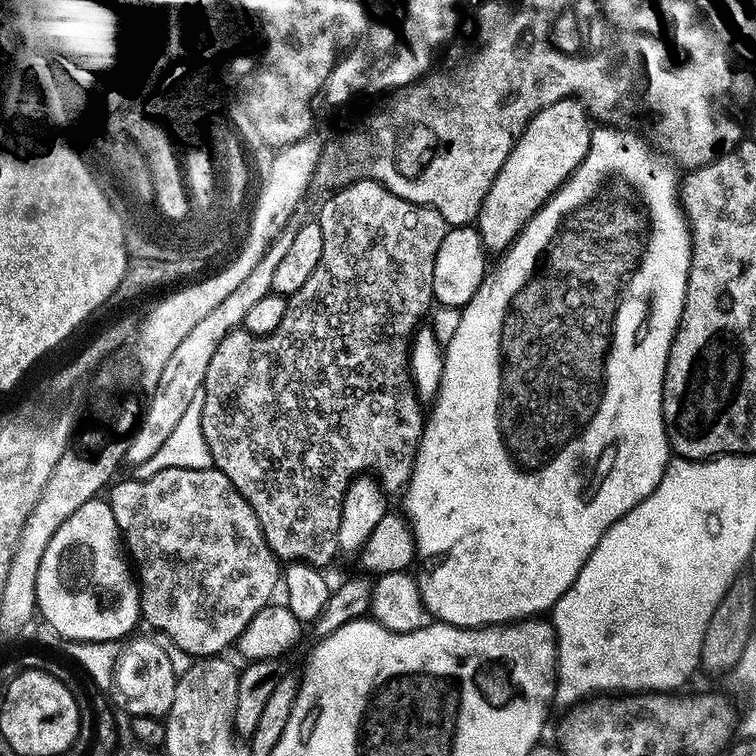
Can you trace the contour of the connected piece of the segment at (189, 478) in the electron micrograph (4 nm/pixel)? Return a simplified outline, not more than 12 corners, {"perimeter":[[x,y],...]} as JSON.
{"perimeter":[[215,466],[107,493],[140,611],[227,653],[282,580]]}

